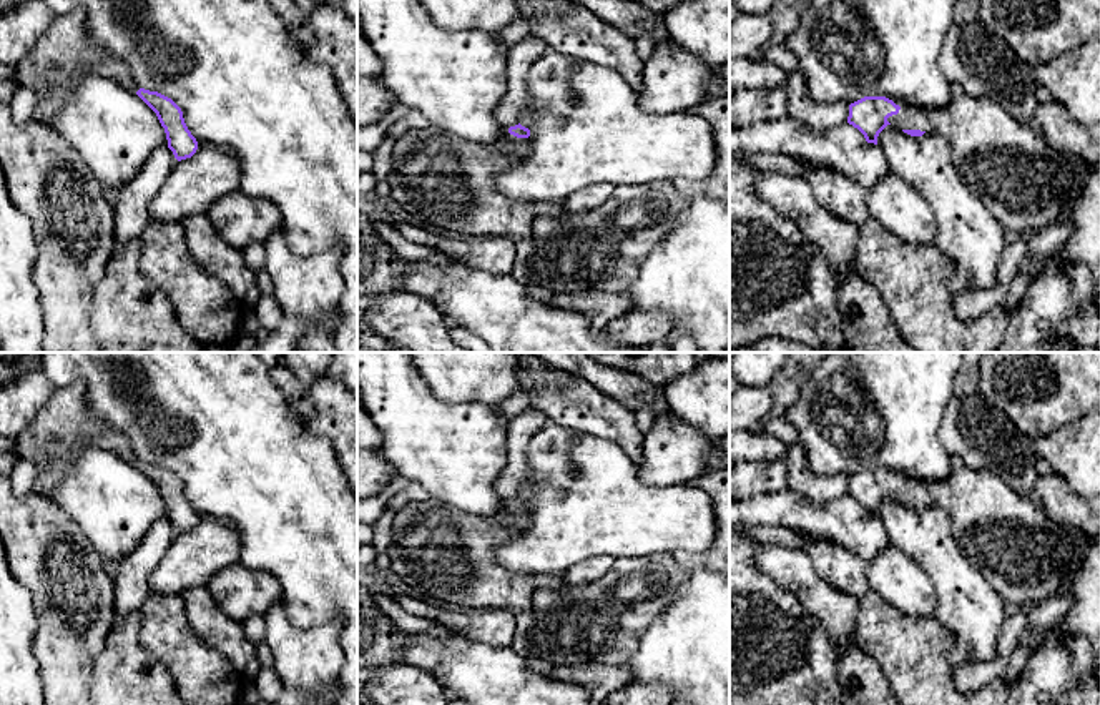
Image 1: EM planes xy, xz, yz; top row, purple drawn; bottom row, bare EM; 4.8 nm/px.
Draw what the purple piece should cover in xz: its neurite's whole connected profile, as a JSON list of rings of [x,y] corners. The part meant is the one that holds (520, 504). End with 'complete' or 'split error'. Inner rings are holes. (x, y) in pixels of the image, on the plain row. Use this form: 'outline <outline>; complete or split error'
outline [[[520,495],[505,502],[492,517],[465,514],[432,499],[404,504],[394,512],[389,570],[424,599],[450,609],[497,609],[515,617],[530,614],[537,590],[560,590],[567,582],[558,575],[518,574],[497,560],[495,547],[528,527],[528,509],[530,502]]]; split error

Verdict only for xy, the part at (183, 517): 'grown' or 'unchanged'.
grown

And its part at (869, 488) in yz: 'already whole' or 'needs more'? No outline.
needs more

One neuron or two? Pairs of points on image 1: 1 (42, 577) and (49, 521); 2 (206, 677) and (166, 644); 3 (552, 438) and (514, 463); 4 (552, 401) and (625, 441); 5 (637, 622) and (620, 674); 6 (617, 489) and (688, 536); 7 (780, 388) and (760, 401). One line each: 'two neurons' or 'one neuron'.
1: one neuron
2: one neuron
3: two neurons
4: one neuron
5: two neurons
6: one neuron
7: two neurons

